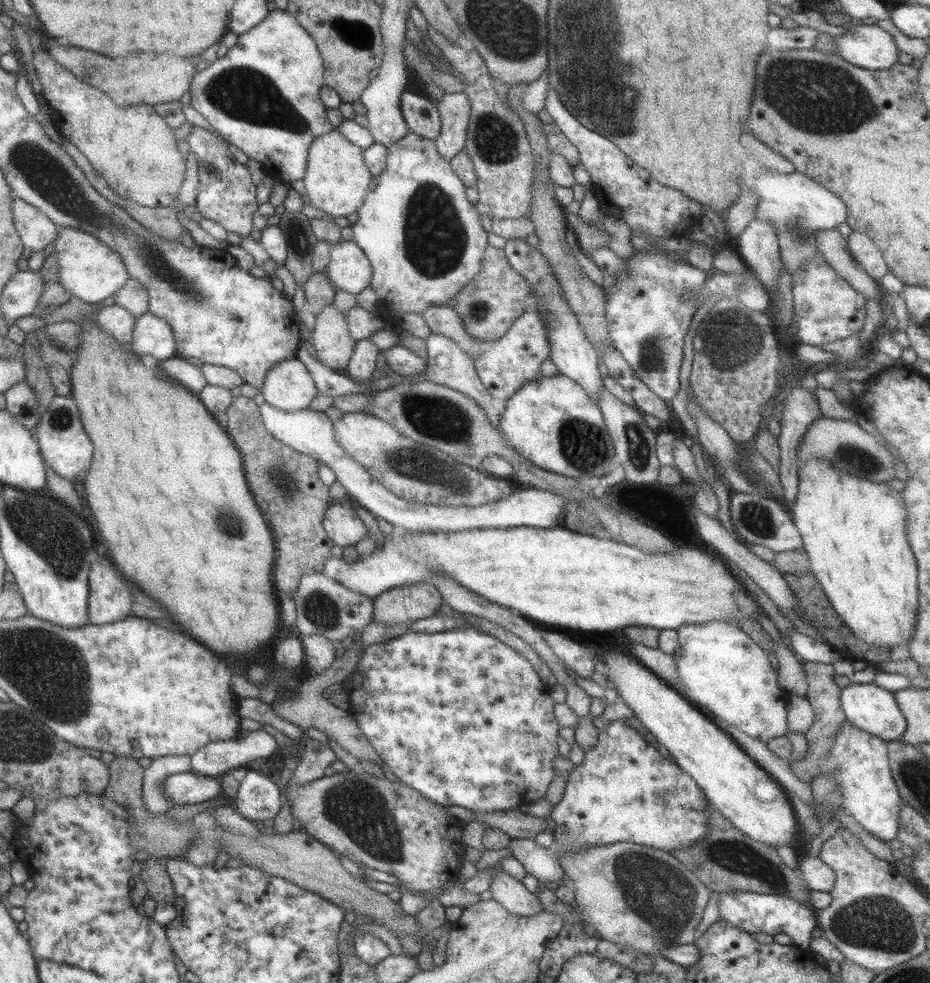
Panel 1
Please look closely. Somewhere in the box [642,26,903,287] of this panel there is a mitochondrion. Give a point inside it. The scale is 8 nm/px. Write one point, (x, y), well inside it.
(824, 99)

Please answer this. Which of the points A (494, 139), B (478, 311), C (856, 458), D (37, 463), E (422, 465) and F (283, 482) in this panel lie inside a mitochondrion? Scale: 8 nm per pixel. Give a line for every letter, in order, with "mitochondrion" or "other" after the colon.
A: mitochondrion
B: mitochondrion
C: mitochondrion
D: other
E: mitochondrion
F: mitochondrion

